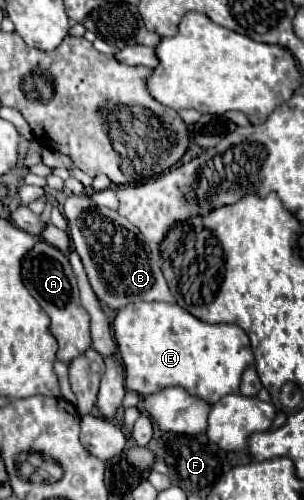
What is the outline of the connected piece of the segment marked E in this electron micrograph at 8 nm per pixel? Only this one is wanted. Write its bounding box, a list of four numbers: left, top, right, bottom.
[113,302,255,404]

